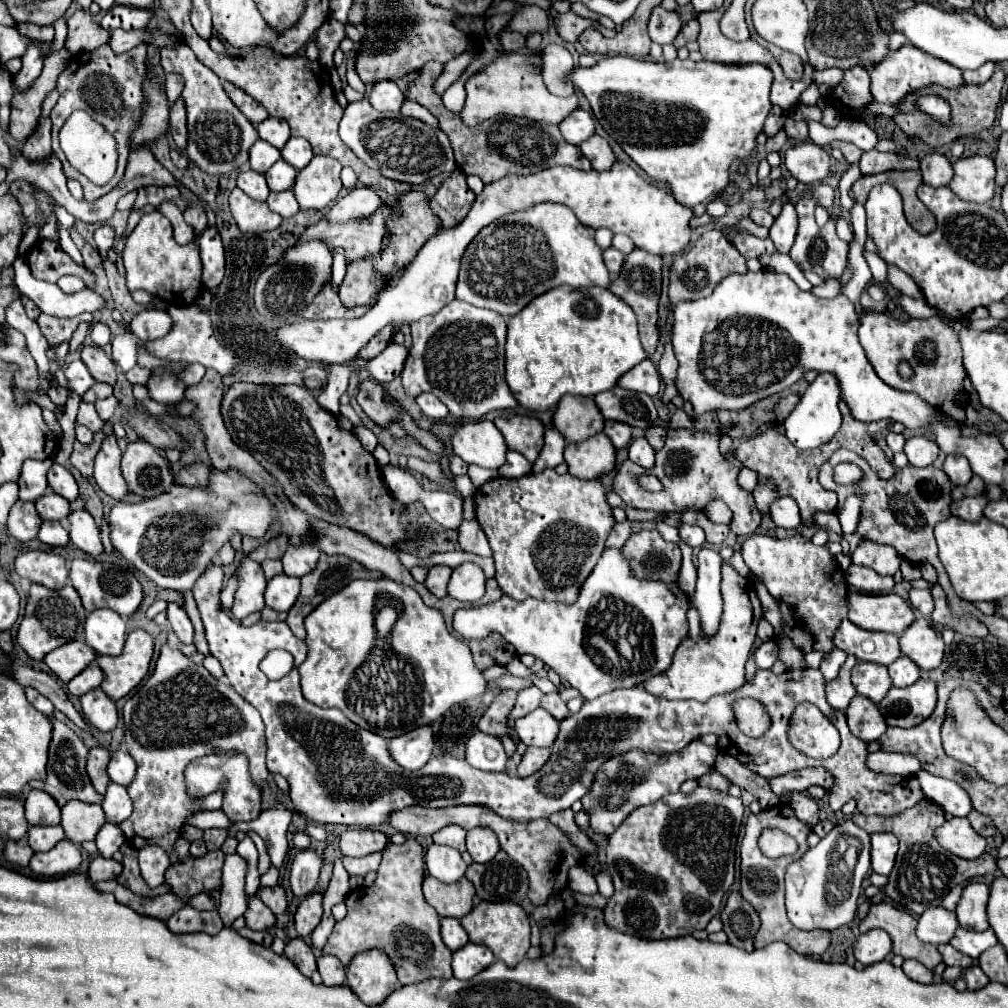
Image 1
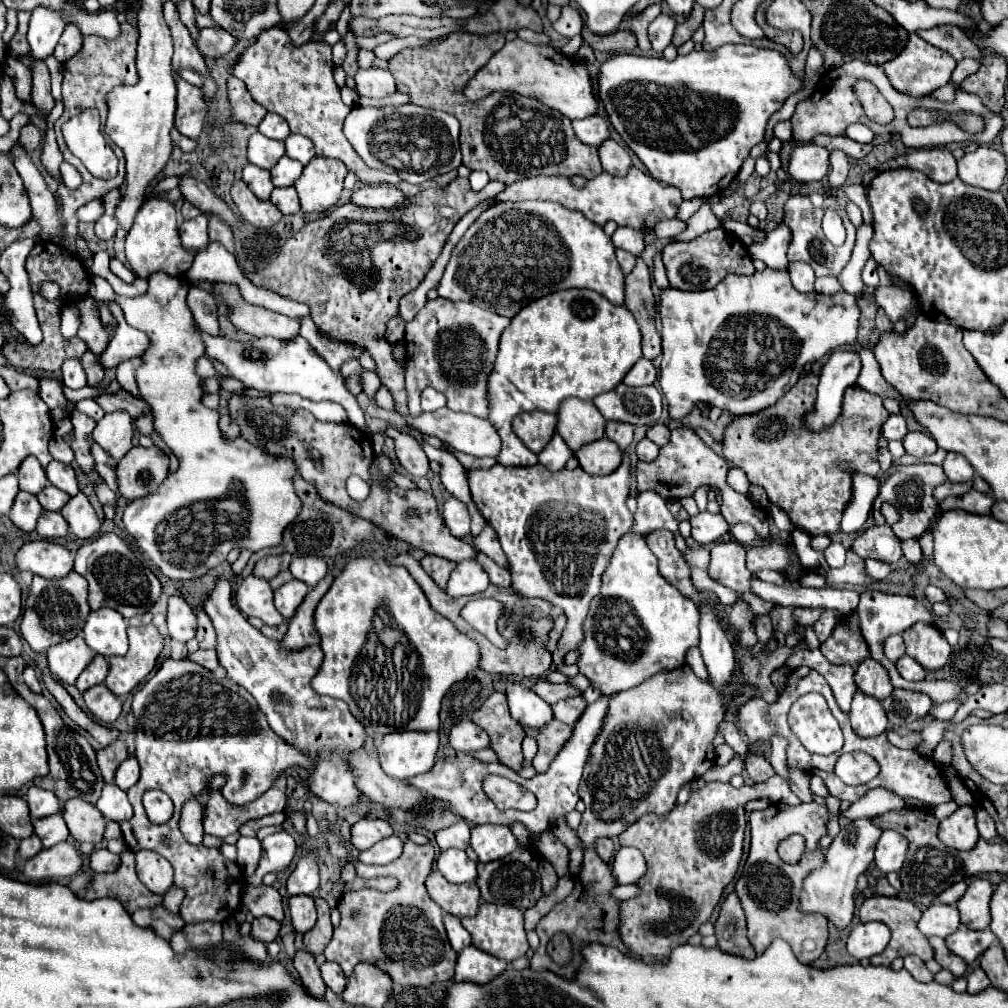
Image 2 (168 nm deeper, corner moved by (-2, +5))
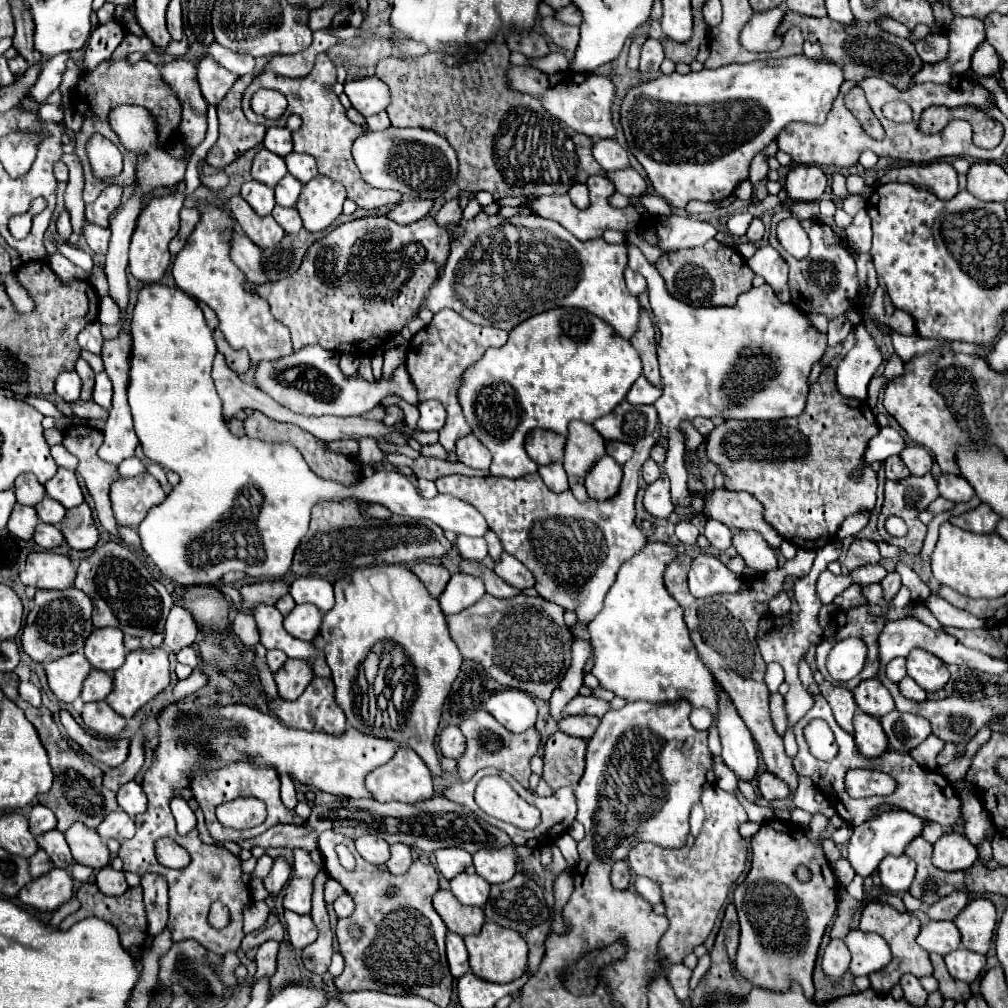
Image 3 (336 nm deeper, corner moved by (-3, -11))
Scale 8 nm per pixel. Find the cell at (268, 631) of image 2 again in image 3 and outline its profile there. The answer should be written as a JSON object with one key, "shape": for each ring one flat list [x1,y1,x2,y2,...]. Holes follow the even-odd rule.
{"shape":[[268,650,266,660,268,660,268,668,270,668,270,672,272,672,272,674,276,674,276,672,284,666,286,656,284,656,282,652,278,652,278,650]]}

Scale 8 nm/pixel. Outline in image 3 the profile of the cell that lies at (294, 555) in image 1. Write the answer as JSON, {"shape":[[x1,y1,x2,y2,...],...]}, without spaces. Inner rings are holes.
{"shape":[[300,576,292,582,290,594,296,604,314,604,322,612,328,612,334,606,334,592,328,580,316,576]]}

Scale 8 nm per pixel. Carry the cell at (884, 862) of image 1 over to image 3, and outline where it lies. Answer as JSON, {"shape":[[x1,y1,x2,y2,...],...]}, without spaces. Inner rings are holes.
{"shape":[[906,854,886,856,878,866,878,874,882,878,884,888,888,888,890,892,902,894,910,888,912,880,916,876,916,864]]}

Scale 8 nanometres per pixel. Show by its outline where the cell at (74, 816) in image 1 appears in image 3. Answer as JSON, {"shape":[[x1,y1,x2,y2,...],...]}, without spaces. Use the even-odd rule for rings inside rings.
{"shape":[[78,822,78,824,72,824,64,836,78,864,90,866,94,870,100,870,110,864,110,850,96,830,90,830,82,822]]}

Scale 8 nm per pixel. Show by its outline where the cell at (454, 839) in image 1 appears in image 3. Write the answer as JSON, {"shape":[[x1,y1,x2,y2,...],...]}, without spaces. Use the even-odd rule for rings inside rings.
{"shape":[[444,848,436,852,438,870,446,880,452,880,456,874,464,872,472,864,472,856,462,848]]}

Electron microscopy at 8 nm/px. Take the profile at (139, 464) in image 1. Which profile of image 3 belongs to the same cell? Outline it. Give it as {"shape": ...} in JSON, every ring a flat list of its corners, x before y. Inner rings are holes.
{"shape":[[144,474,142,478,120,478,110,488,116,522,130,528,138,526,140,520,146,518,148,510,164,498,166,492,150,474]]}

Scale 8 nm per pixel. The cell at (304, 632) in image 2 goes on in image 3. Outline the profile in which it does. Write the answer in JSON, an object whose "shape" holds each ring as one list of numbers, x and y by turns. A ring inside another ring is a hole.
{"shape":[[286,660,284,668,276,672,276,684,278,684,278,694,284,700,296,700,306,686,312,682,314,674,308,666,308,662,302,660]]}

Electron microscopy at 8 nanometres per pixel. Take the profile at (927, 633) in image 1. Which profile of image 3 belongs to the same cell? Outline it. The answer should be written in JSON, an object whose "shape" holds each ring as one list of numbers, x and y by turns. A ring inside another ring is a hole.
{"shape":[[912,650,908,656,908,676,914,678,926,692,936,692,946,686,950,672,934,654,926,650]]}

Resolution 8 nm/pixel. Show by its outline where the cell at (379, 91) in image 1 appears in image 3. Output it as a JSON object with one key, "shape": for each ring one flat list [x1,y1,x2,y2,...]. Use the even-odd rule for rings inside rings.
{"shape":[[376,76,350,80,344,84,344,92,350,98,352,106,366,118,386,110,386,106,390,104,390,92,386,84]]}

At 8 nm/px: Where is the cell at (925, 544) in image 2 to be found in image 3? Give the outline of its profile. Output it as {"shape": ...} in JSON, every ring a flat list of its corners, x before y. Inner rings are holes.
{"shape":[[980,504,978,508,972,508,956,518,950,518,950,522,958,528,964,528,968,532,980,532,980,534,992,534,996,530,1000,516,986,504]]}

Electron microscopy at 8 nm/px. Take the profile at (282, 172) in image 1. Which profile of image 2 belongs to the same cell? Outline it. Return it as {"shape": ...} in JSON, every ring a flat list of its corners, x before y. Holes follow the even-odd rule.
{"shape":[[283,156,273,168,271,168,271,182,275,186,293,186,295,180,301,176,303,164,297,160,291,160,289,156]]}

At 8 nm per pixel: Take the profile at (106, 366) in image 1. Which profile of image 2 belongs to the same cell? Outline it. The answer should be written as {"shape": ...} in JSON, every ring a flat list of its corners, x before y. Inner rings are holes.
{"shape":[[87,350,87,352,81,356,81,362,83,362,85,374,87,374,87,382,89,382,91,386,97,386,97,384,105,378,105,370,101,368,99,358,97,358,93,352]]}

